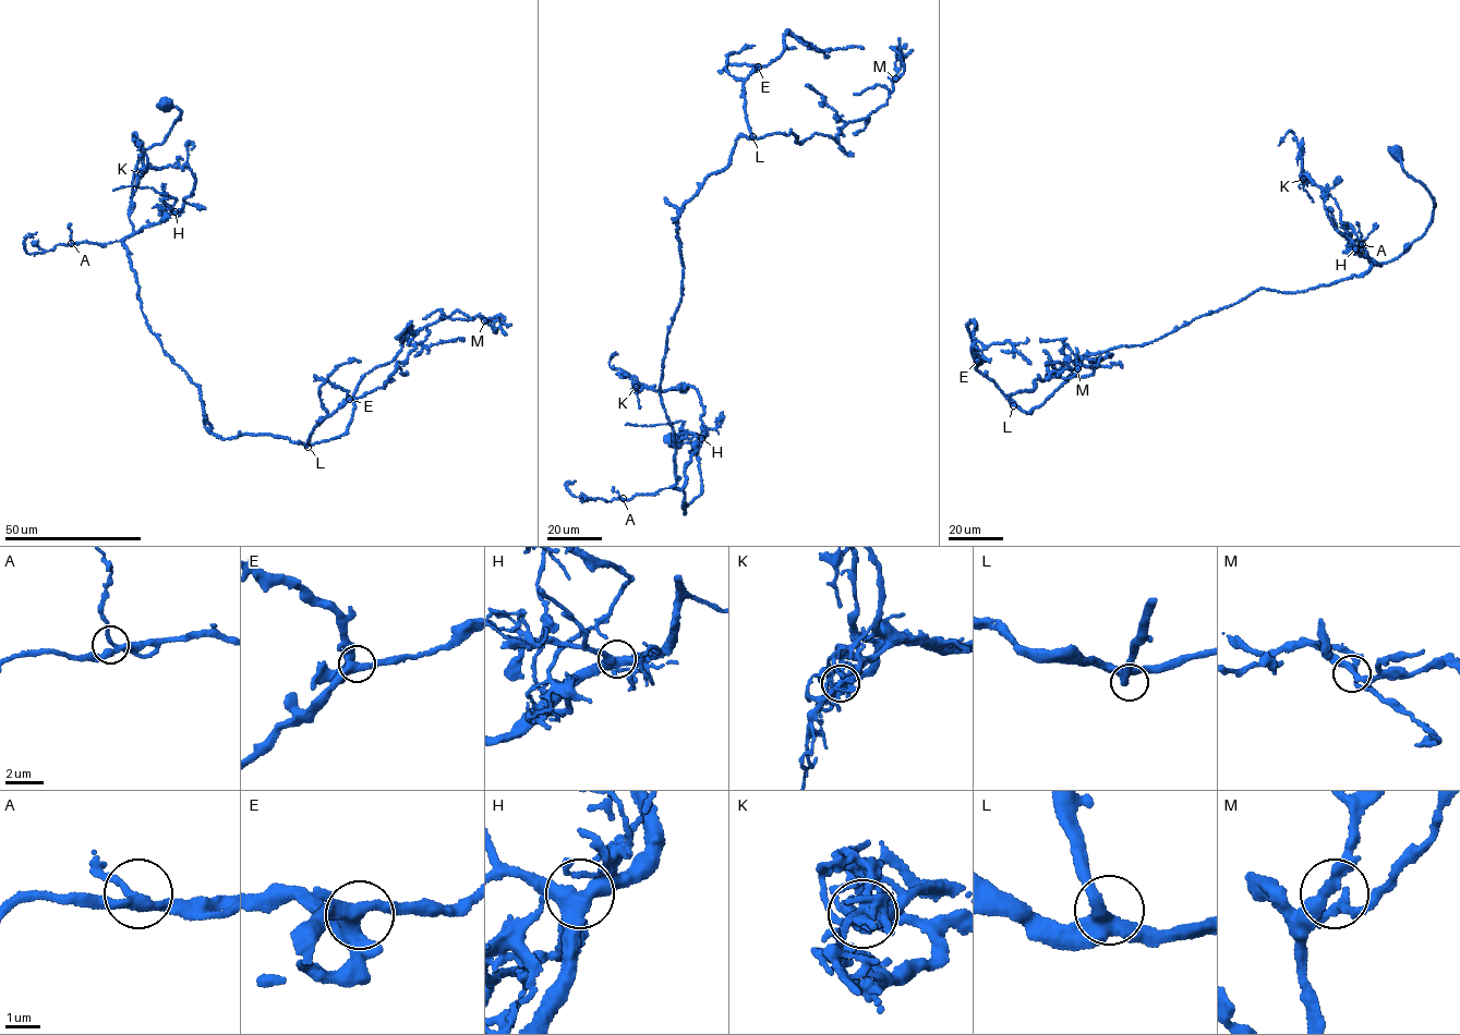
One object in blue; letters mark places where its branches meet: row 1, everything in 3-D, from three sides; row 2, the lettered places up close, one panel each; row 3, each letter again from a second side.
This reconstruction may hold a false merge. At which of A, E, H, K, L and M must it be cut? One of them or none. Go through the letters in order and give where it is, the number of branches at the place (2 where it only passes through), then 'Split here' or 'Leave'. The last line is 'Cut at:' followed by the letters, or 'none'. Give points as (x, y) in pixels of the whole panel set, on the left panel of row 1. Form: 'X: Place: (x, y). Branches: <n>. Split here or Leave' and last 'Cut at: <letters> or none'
A: Place: (71, 243). Branches: 3. Leave
E: Place: (349, 399). Branches: 4. Leave
H: Place: (175, 211). Branches: 4. Leave
K: Place: (141, 173). Branches: 7. Split here
L: Place: (308, 447). Branches: 3. Leave
M: Place: (484, 320). Branches: 3. Leave
Cut at: K

